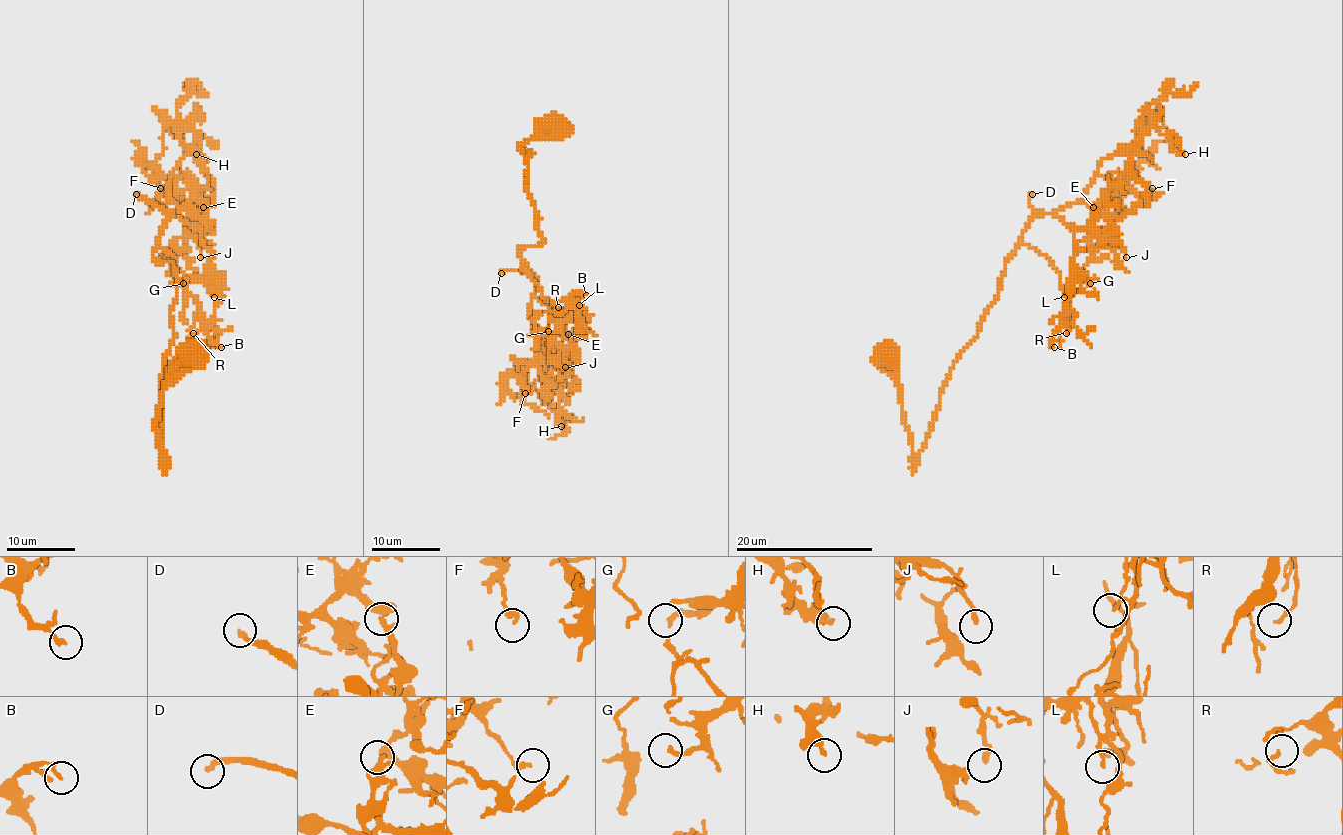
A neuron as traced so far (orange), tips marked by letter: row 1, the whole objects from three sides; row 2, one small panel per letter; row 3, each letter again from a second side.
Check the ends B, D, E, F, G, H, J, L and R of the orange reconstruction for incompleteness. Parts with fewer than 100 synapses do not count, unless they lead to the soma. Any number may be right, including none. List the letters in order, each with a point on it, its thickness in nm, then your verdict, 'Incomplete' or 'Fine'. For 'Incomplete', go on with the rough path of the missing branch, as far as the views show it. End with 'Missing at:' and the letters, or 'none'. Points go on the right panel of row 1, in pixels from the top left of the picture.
B: Place: (1054, 347). Thickness 170 nm. Fine
D: Place: (1032, 194). Thickness 240 nm. Incomplete. Course of what is missing: (1032, 194), (1044, 168), (1061, 154), (1063, 135), (1097, 60), (1124, 30), (1123, 22)
E: Place: (1093, 207). Thickness 240 nm. Fine
F: Place: (1152, 188). Thickness 220 nm. Fine
G: Place: (1090, 283). Thickness 200 nm. Fine
H: Place: (1185, 154). Thickness 280 nm. Fine
J: Place: (1126, 257). Thickness 220 nm. Fine
L: Place: (1064, 297). Thickness 130 nm. Fine
R: Place: (1066, 333). Thickness 170 nm. Fine
Missing at: D

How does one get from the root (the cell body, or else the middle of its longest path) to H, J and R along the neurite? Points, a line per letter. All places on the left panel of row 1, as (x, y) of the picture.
H: (190, 355), (162, 396), (162, 462), (178, 276), (154, 249), (193, 128), (196, 154)
J: (190, 355), (162, 396), (162, 462), (178, 276), (154, 249), (171, 214), (203, 233), (188, 235), (200, 257)
R: (190, 355), (162, 396), (162, 462), (160, 383), (178, 276), (154, 255), (157, 243), (198, 305), (193, 333)

